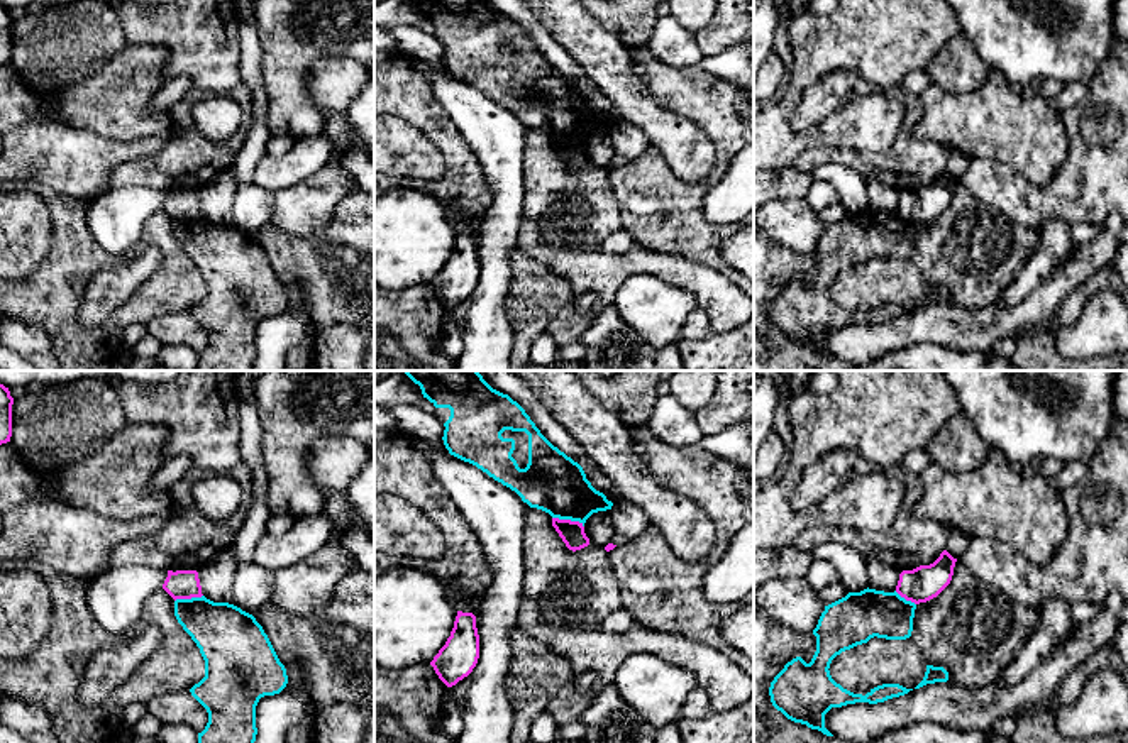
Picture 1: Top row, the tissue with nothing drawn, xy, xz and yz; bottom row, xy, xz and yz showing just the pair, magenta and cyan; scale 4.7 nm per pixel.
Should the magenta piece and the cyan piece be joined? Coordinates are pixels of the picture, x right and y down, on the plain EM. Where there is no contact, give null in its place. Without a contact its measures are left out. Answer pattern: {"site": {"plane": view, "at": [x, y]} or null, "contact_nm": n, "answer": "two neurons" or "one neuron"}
{"site": {"plane": "xz", "at": [568, 141]}, "contact_nm": 160, "answer": "two neurons"}

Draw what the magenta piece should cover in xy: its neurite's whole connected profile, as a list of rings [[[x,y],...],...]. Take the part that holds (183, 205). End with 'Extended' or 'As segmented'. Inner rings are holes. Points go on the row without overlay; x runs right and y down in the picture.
[[[168,191],[163,210],[176,220],[202,218],[202,206],[196,191]]]. As segmented

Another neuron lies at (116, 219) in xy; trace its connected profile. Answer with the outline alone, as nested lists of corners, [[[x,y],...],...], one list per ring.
[[[149,186],[107,188],[86,210],[88,228],[97,244],[117,259],[139,249],[146,220],[163,205],[168,191]]]

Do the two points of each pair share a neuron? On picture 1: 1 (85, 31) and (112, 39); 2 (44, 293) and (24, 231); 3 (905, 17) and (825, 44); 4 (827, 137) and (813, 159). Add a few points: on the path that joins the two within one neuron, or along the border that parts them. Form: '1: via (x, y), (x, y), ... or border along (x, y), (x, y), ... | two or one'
1: via (92, 34), (105, 38) | one
2: border along (51, 229), (48, 254), (27, 276), (17, 280) | two
3: via (884, 27), (874, 34), (846, 41) | one
4: border along (861, 151), (810, 148), (793, 166) | two

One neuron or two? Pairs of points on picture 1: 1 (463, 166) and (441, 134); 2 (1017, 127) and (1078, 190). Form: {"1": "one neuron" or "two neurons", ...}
{"1": "one neuron", "2": "two neurons"}

